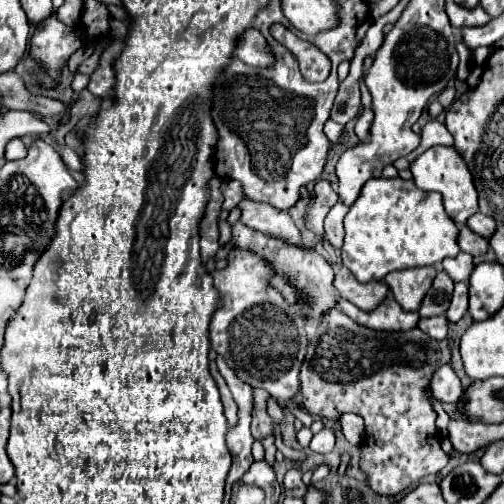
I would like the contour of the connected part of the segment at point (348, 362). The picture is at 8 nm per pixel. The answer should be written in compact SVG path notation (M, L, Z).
M331 308L329 312L323 314L323 320L319 322L317 326L317 334L315 334L315 340L309 344L309 350L307 350L307 356L305 356L305 364L301 366L301 396L303 396L303 408L315 416L315 418L321 418L321 420L333 420L333 422L339 422L339 418L345 414L345 412L355 412L359 414L363 420L365 420L365 440L361 442L361 458L359 458L359 468L361 472L365 474L365 480L369 484L369 488L377 494L383 494L383 496L395 496L399 492L403 492L405 488L411 486L411 482L427 476L427 474L437 474L445 468L445 464L449 462L449 456L445 456L445 452L441 450L441 440L439 440L439 432L437 432L437 426L435 426L435 418L437 414L433 412L431 408L431 402L427 398L427 392L425 388L429 386L429 380L433 376L433 372L441 366L441 364L447 364L449 362L449 346L447 346L447 340L433 340L429 336L425 336L425 332L421 332L419 328L413 328L413 330L407 330L407 332L377 332L373 328L365 328L361 324L357 324L355 320L351 320L349 316L345 316L341 310L337 308Z

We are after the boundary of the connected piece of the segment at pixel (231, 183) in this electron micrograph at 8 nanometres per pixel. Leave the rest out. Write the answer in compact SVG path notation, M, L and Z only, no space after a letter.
M227 180L221 184L221 192L225 196L225 202L223 202L223 208L227 210L233 210L237 204L241 204L241 200L245 198L245 192L241 188L241 184L237 184L237 180Z

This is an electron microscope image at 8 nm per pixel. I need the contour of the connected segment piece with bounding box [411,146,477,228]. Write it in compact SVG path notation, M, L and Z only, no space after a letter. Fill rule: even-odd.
M433 146L425 150L413 164L413 182L423 188L425 192L439 192L443 196L445 212L451 216L451 220L463 228L467 218L471 218L477 212L477 190L473 184L473 176L469 168L465 168L463 156L453 146Z

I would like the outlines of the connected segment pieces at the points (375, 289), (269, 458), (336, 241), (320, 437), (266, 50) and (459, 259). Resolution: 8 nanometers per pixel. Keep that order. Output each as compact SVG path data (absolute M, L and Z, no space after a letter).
M345 266L337 270L333 286L341 294L341 298L349 300L351 304L355 304L361 310L377 308L383 302L383 298L387 296L387 292L389 292L389 288L387 288L387 284L383 280L379 280L379 282L373 280L369 284L357 282L355 276Z
M267 436L267 438L262 441L262 445L265 450L264 459L270 466L273 466L275 462L275 454L277 452L277 448L275 446L275 438L273 436Z
M337 202L325 218L325 236L333 248L341 248L343 244L343 218L347 212L349 208Z
M325 426L321 432L317 432L317 434L313 436L309 448L311 448L313 452L325 454L325 452L333 450L333 446L335 446L335 434L333 434L333 430L331 430L329 426Z
M255 28L247 30L239 38L235 56L255 68L267 68L269 64L273 64L273 50L267 44L267 40L261 36L261 32L257 32Z
M459 252L453 258L445 258L441 266L451 276L453 282L465 282L473 272L473 256L467 252Z

